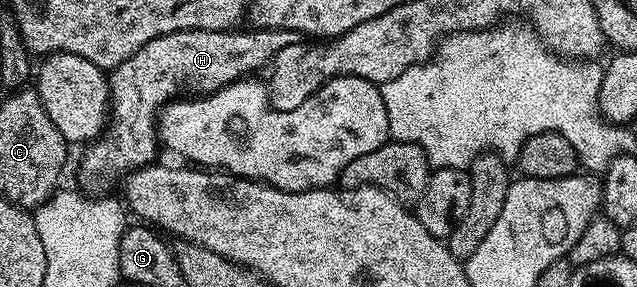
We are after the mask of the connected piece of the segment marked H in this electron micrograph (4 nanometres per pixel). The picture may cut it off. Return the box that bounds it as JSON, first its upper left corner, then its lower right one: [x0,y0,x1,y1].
[78,26,300,194]

